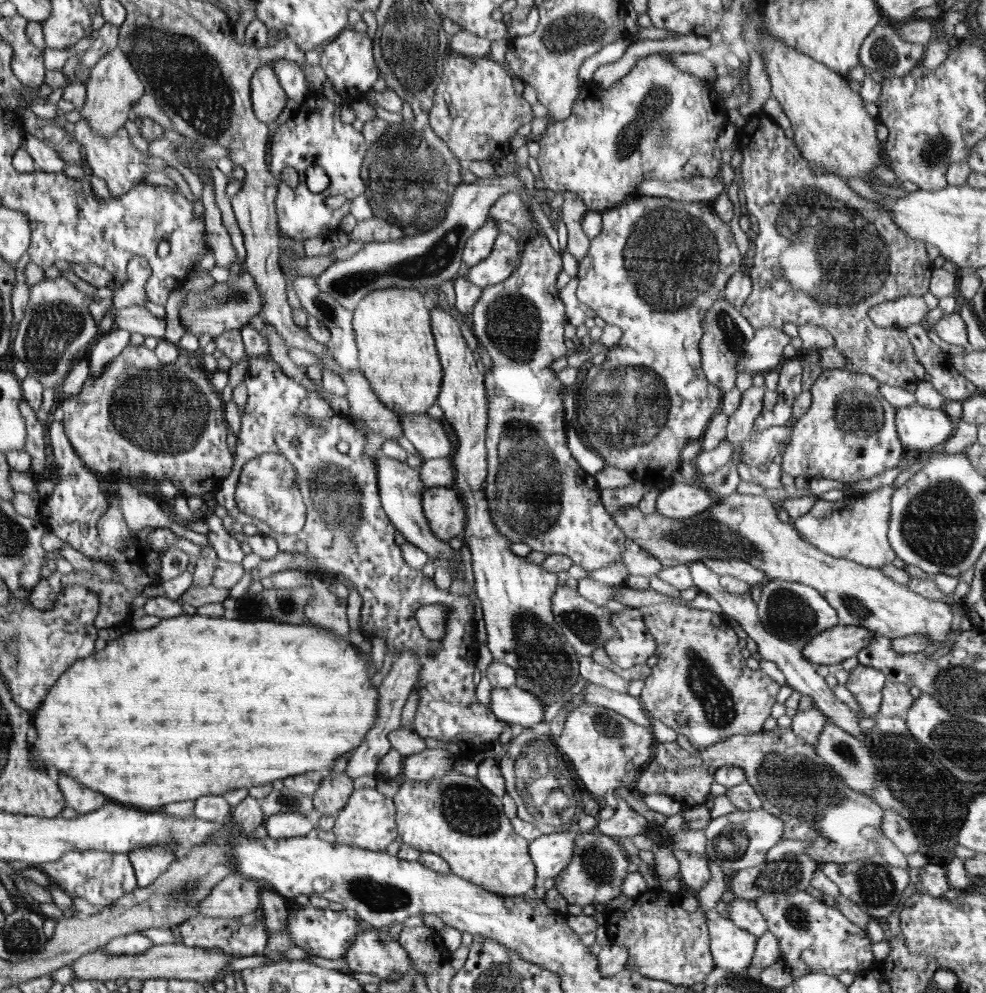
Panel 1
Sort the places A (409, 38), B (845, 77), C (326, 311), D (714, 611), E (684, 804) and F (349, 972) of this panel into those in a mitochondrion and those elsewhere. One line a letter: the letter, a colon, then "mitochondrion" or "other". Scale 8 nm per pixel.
A: mitochondrion
B: other
C: mitochondrion
D: other
E: other
F: other

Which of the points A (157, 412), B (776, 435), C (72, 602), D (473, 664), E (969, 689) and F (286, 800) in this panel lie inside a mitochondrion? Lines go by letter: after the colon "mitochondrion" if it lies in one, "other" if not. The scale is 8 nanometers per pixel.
A: mitochondrion
B: other
C: other
D: other
E: mitochondrion
F: mitochondrion

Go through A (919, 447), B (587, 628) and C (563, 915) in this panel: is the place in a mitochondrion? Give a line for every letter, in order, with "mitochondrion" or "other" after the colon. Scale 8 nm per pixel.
A: other
B: mitochondrion
C: other

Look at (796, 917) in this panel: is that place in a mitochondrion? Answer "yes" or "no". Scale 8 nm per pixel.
yes

